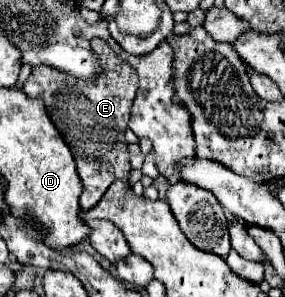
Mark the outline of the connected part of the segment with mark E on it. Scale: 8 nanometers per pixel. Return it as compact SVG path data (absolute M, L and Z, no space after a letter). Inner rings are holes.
M92 39L91 47L101 63L101 72L97 78L77 81L67 73L61 73L47 65L37 65L23 85L27 97L37 97L45 101L55 127L63 135L65 143L71 147L77 163L77 173L83 181L83 195L79 201L83 211L95 207L115 179L129 181L131 165L123 135L139 85L135 69L121 61L103 39Z

